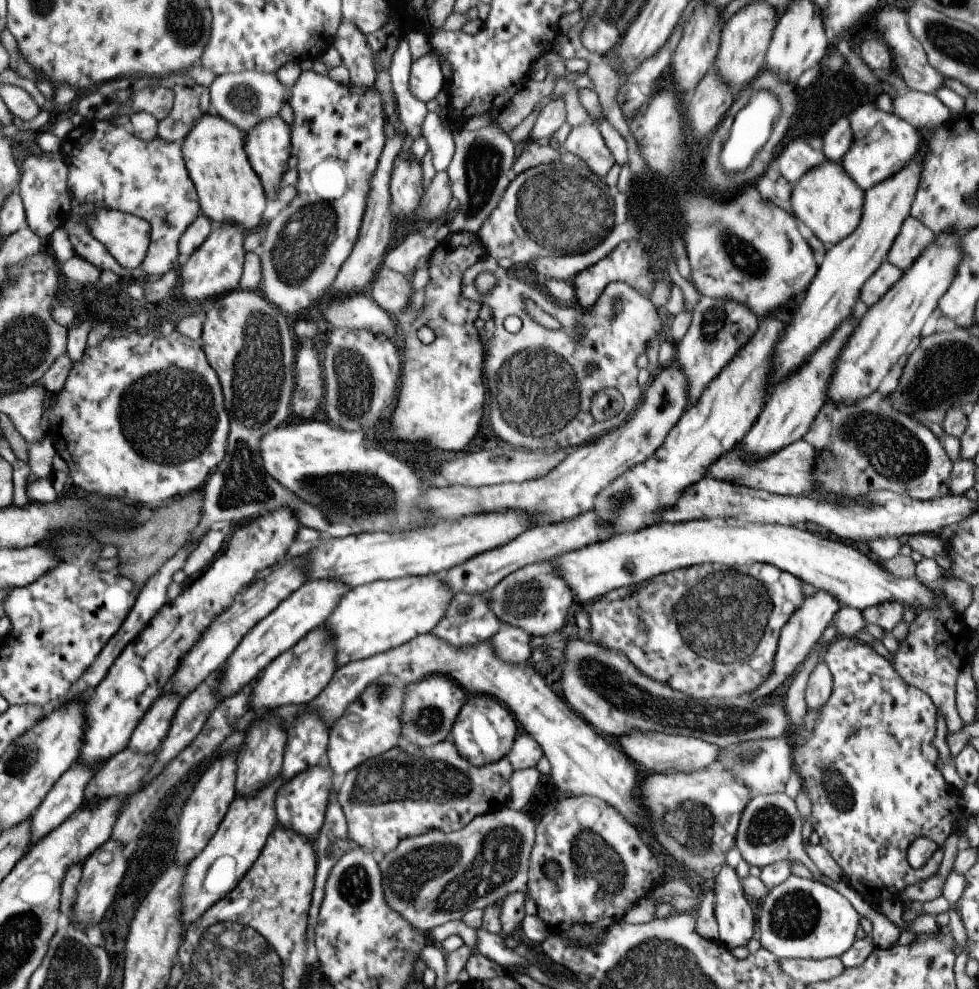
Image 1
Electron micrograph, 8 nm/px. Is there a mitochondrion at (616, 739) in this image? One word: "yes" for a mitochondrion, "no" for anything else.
no

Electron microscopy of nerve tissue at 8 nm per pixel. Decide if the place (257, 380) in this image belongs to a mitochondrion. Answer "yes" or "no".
yes

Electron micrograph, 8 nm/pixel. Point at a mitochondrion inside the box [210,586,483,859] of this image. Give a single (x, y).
(438, 781)

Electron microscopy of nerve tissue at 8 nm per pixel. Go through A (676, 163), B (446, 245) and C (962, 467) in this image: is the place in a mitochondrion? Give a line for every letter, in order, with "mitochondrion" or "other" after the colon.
A: mitochondrion
B: other
C: other

